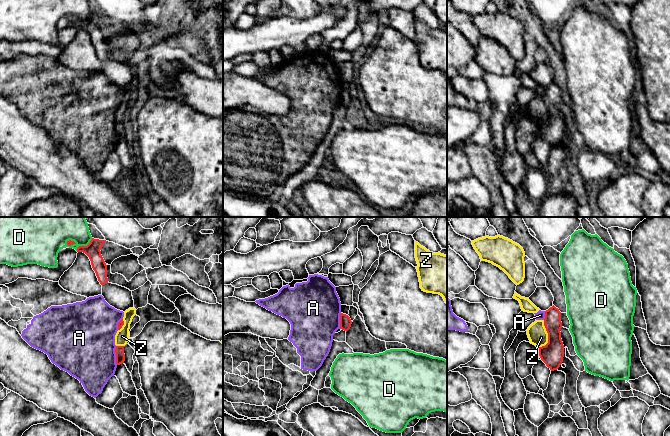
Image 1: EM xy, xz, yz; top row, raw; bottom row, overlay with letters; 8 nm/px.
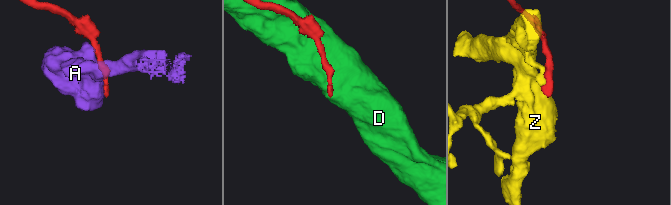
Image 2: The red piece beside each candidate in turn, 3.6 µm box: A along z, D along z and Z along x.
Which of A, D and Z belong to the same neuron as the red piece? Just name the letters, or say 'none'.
none

